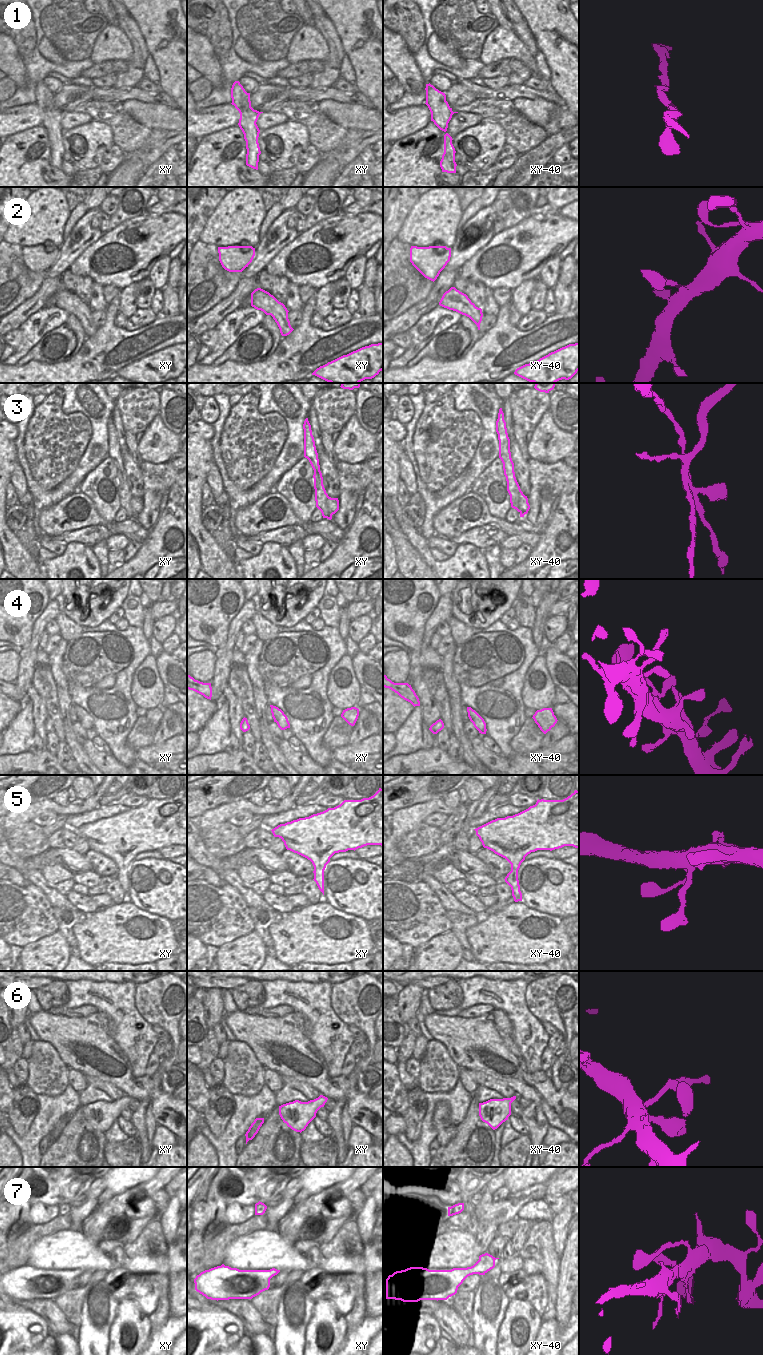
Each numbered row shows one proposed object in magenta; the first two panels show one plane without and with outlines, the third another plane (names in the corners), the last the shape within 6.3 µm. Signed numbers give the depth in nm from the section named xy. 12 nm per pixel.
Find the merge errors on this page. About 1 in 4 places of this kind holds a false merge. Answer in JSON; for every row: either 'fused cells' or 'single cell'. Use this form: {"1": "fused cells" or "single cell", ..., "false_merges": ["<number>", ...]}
{"1": "single cell", "2": "single cell", "3": "fused cells", "4": "single cell", "5": "single cell", "6": "single cell", "7": "single cell", "false_merges": ["3"]}

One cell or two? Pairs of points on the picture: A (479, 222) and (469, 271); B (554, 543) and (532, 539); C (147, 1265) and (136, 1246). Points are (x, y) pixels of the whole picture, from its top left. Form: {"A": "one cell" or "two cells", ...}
{"A": "two cells", "B": "two cells", "C": "two cells"}

